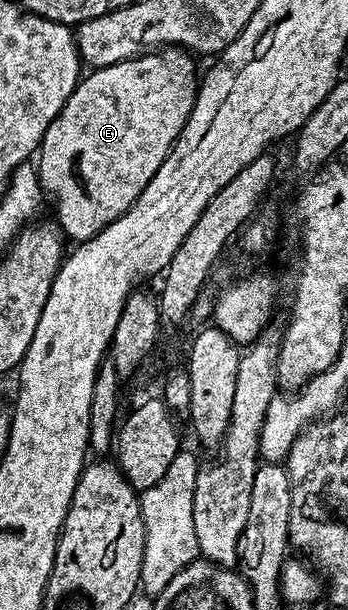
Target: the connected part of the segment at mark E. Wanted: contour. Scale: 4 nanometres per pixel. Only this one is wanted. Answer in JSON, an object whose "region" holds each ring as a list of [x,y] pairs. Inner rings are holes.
{"region":[[[161,48],[156,52],[141,52],[125,62],[116,62],[101,70],[86,73],[78,81],[77,87],[74,88],[67,100],[67,104],[47,128],[39,147],[39,153],[35,158],[37,175],[41,177],[42,191],[48,197],[49,194],[53,197],[53,202],[57,205],[55,221],[66,239],[72,240],[74,243],[86,242],[88,238],[95,236],[103,228],[107,228],[107,224],[111,224],[111,220],[115,220],[120,214],[127,212],[127,208],[137,199],[139,192],[143,192],[143,188],[147,188],[147,180],[151,180],[151,176],[155,176],[155,172],[159,172],[163,160],[168,156],[170,148],[179,136],[179,132],[187,124],[187,120],[191,116],[191,108],[197,99],[199,70],[197,74],[197,66],[193,63],[192,57],[194,58],[194,55],[185,48]]]}

